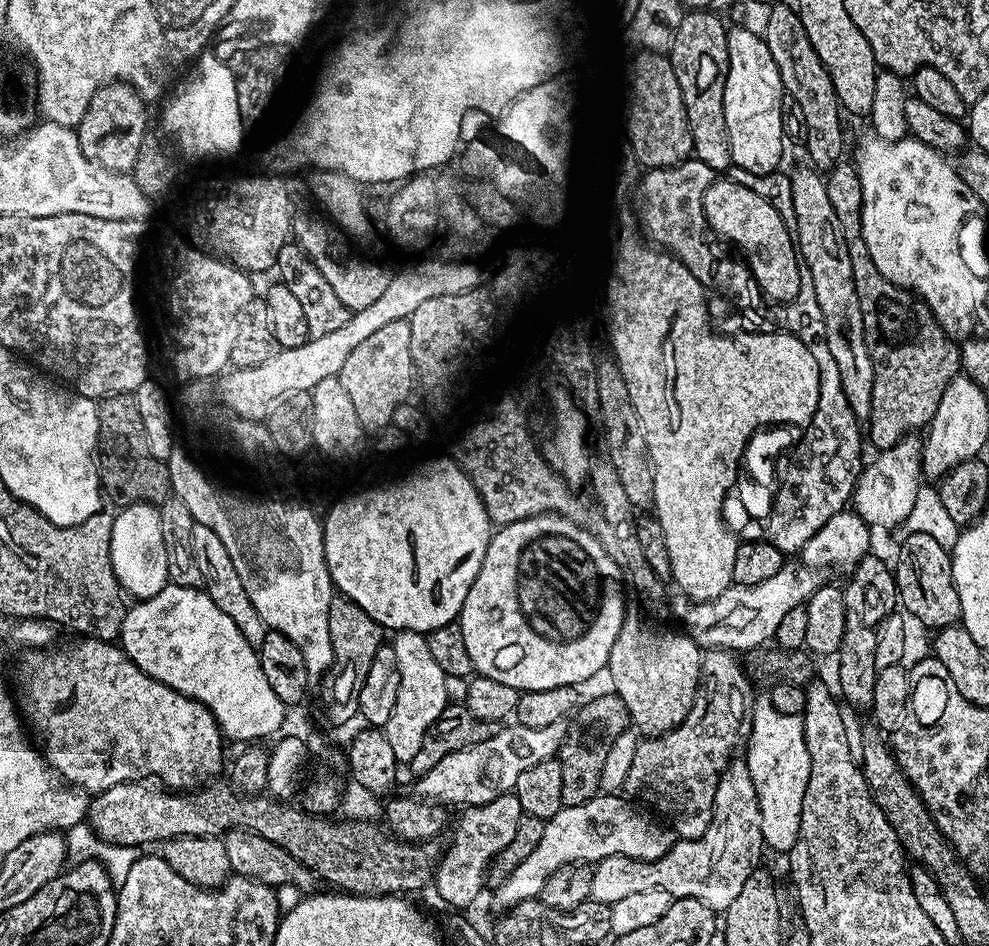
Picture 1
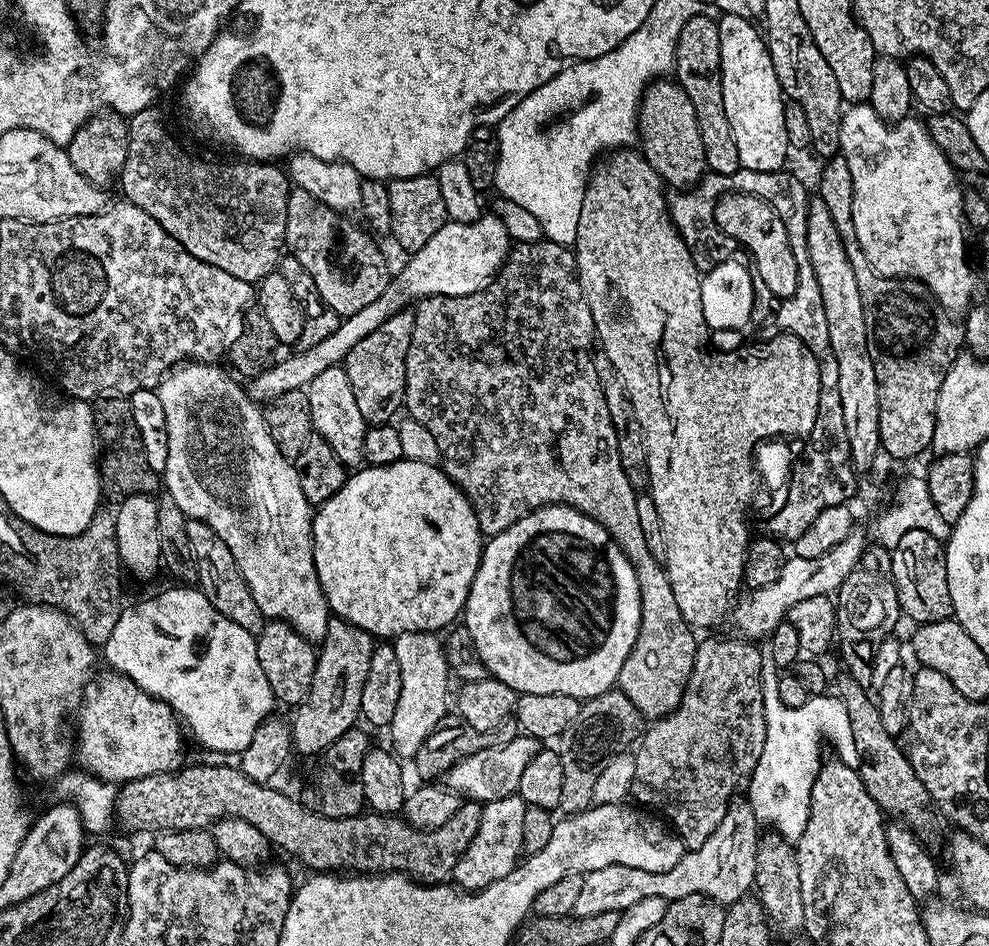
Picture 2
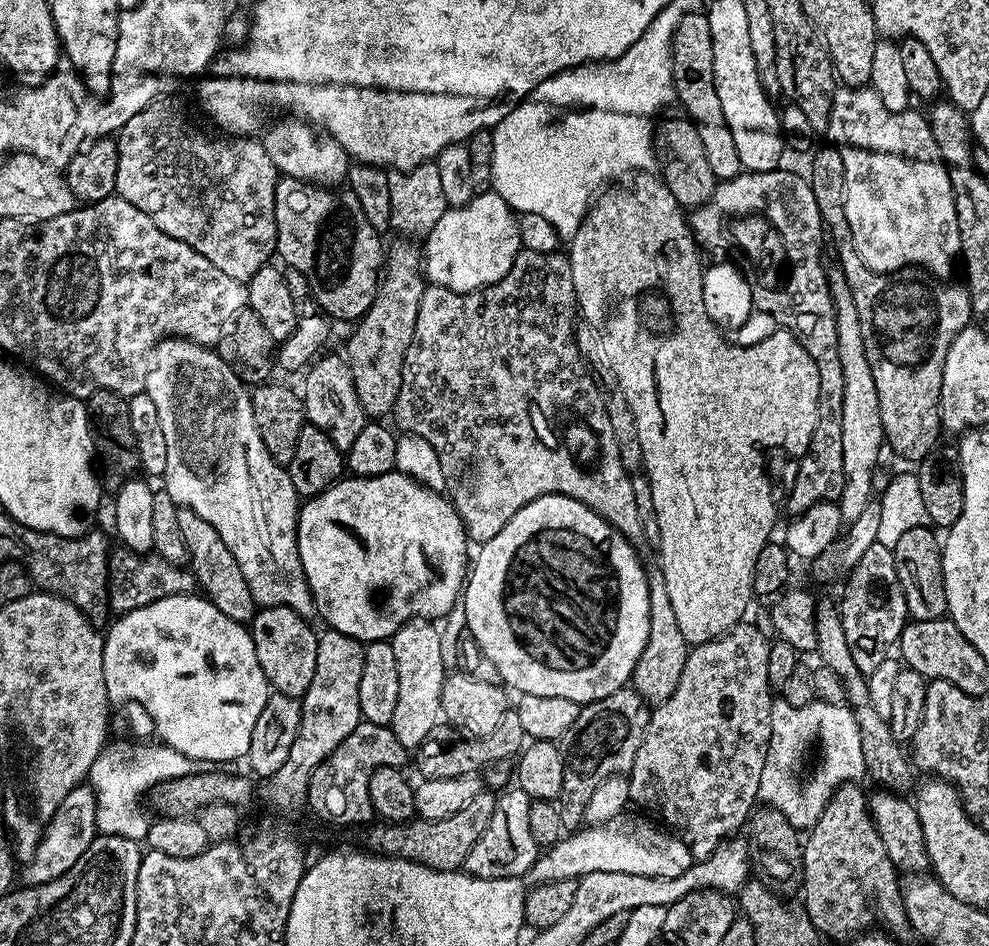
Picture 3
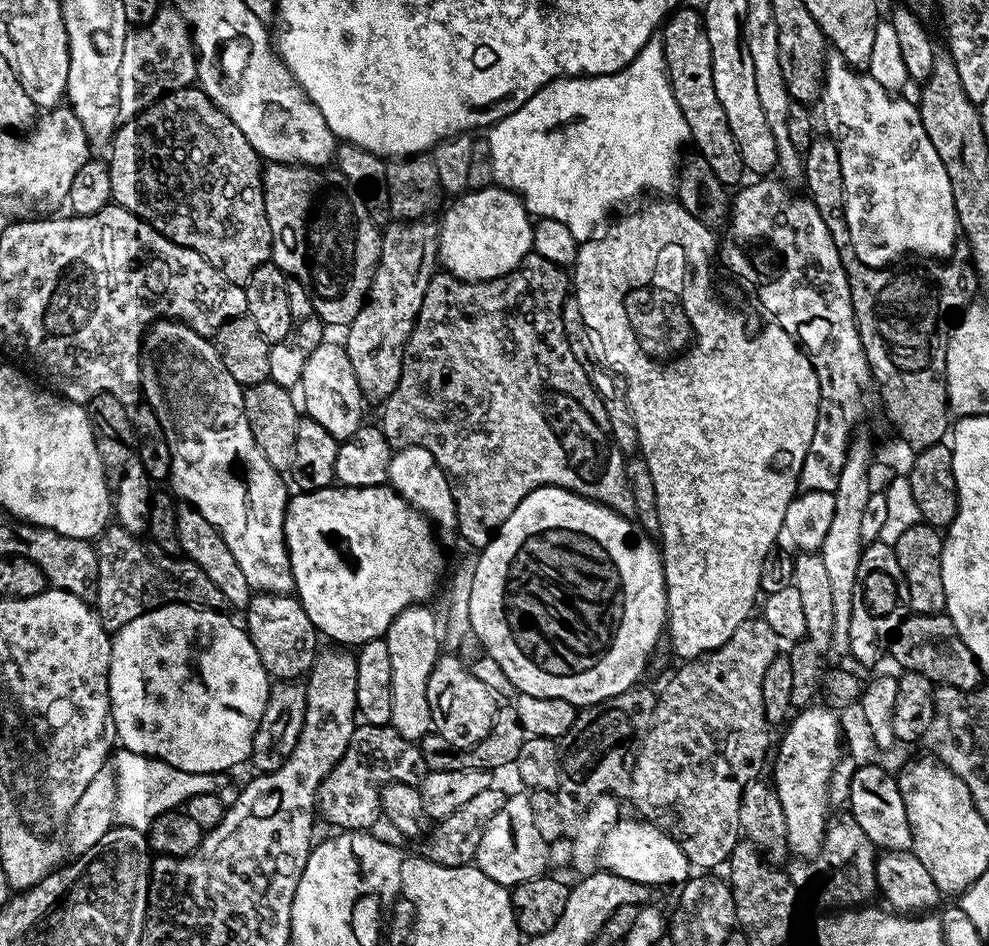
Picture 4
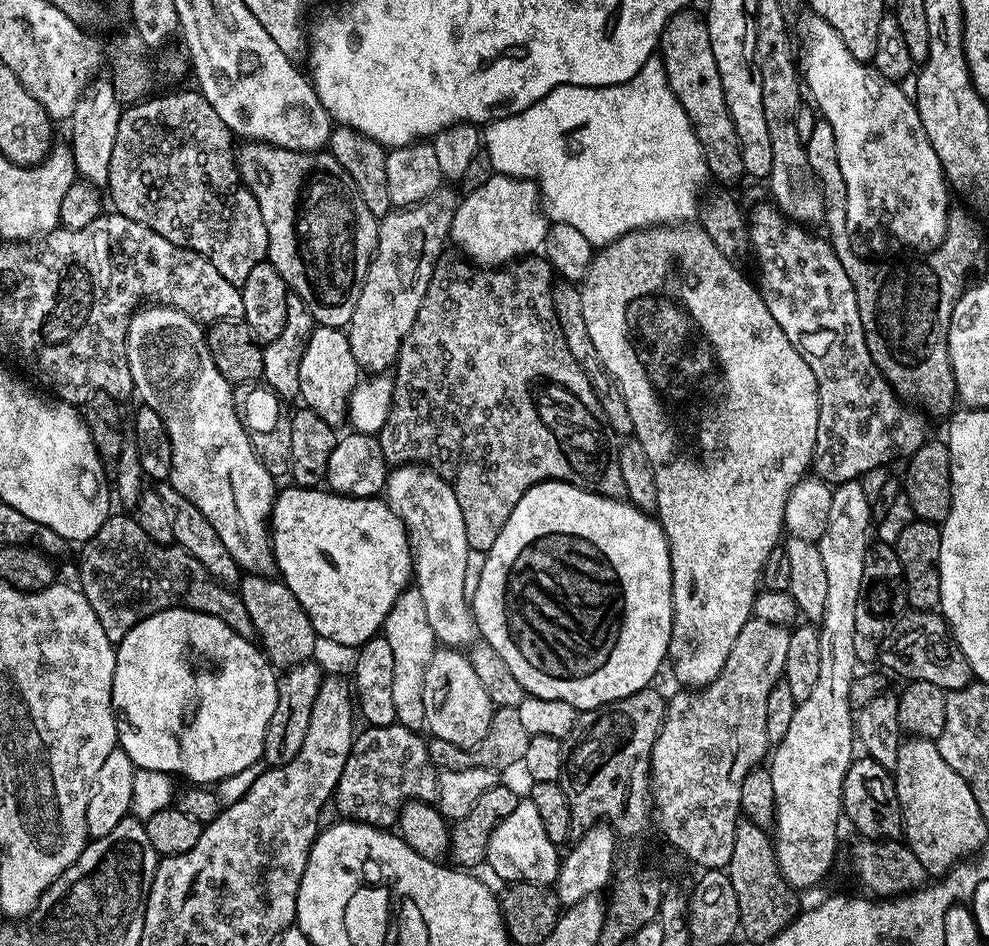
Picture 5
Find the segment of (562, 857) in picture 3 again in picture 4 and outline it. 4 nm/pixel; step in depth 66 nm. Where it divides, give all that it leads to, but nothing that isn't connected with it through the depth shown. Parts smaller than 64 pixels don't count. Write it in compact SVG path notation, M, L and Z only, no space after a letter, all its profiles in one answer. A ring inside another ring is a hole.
M621 818L606 834L604 851L600 853L599 863L607 871L618 874L622 878L630 878L630 882L657 886L656 884L676 884L680 886L689 879L690 865L682 846L674 842L660 828L649 824L647 819Z

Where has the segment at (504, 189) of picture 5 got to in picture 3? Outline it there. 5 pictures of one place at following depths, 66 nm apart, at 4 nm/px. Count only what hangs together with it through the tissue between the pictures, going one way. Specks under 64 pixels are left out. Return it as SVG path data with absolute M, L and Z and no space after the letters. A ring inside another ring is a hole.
M478 192L470 202L449 208L438 218L422 244L422 267L429 285L437 284L455 292L479 292L506 278L514 258L522 251L520 221L498 193Z

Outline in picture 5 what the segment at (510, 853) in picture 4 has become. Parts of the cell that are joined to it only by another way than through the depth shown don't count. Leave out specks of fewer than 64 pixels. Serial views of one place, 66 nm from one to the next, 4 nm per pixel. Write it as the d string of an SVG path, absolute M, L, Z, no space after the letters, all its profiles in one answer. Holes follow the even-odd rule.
M521 798L518 806L514 806L514 811L509 814L490 836L488 843L487 867L492 867L492 872L503 882L523 882L525 884L539 884L541 886L555 885L556 876L560 873L561 853L556 853L558 846L550 842L546 835L546 826L542 826L542 817L538 815L538 809L534 807L531 798Z

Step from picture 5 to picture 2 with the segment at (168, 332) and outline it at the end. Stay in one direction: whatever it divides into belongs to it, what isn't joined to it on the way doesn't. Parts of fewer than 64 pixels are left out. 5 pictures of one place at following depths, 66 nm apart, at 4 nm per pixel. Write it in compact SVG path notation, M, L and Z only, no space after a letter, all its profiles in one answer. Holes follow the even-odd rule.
M184 362L169 367L158 381L155 391L162 400L168 435L163 487L189 520L206 522L226 542L265 618L286 622L302 638L319 642L326 634L330 609L312 557L313 509L302 494L300 475L293 461L287 460L282 450L274 446L257 401L245 389L244 392L240 389L241 381L231 371L223 372L220 366L216 362Z

